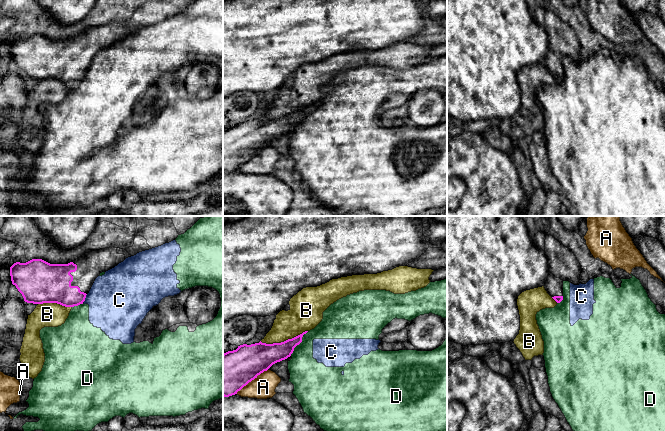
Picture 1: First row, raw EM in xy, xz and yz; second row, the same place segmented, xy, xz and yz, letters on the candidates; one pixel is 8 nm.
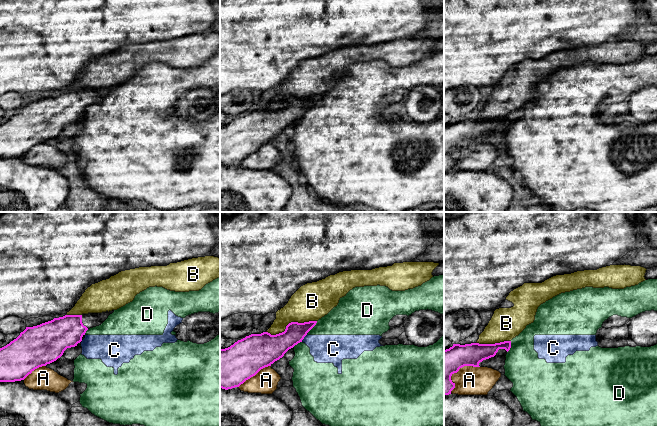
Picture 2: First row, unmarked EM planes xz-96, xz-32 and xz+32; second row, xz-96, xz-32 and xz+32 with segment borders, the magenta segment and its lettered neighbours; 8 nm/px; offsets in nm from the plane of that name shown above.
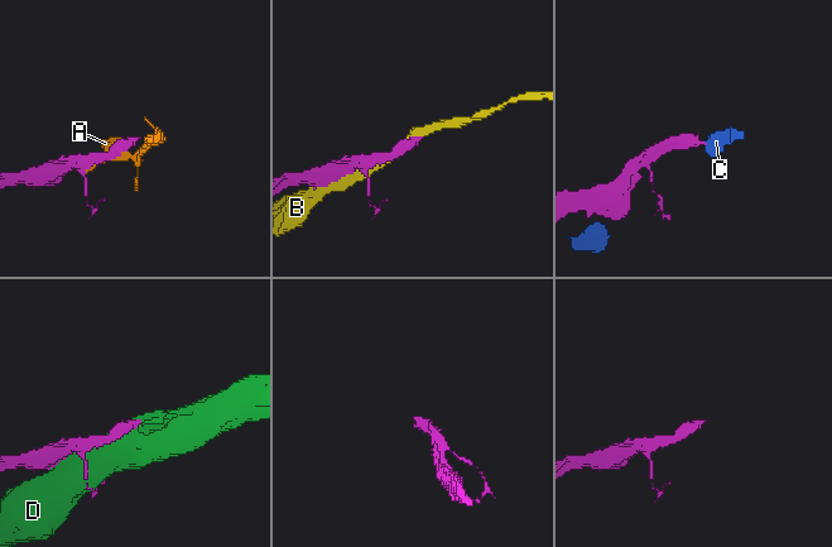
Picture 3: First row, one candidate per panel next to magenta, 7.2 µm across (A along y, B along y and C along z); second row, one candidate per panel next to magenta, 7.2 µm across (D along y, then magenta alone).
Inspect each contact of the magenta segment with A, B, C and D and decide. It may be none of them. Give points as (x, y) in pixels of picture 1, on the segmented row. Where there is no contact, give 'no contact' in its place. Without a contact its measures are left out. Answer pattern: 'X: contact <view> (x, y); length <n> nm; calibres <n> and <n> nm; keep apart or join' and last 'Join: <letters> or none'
A: contact xz (251, 380); length 320 nm; calibres 340 and 190 nm; keep apart
B: contact xz (284, 341); length 400 nm; calibres 240 and 240 nm; keep apart
C: contact xy (85, 297); length 80 nm; calibres 240 and 460 nm; keep apart
D: contact xz (299, 343); length 240 nm; calibres 160 and 260 nm; keep apart
Join: none

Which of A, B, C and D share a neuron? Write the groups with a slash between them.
A / B / C D

